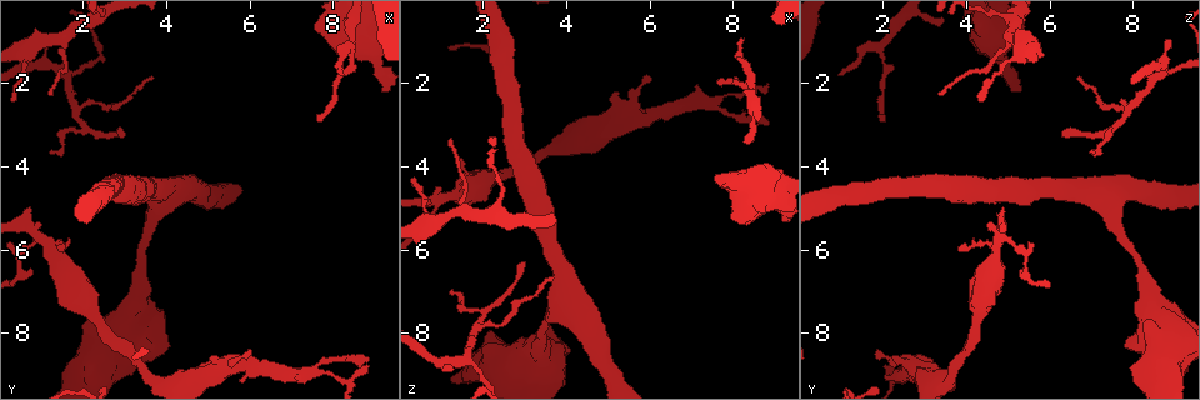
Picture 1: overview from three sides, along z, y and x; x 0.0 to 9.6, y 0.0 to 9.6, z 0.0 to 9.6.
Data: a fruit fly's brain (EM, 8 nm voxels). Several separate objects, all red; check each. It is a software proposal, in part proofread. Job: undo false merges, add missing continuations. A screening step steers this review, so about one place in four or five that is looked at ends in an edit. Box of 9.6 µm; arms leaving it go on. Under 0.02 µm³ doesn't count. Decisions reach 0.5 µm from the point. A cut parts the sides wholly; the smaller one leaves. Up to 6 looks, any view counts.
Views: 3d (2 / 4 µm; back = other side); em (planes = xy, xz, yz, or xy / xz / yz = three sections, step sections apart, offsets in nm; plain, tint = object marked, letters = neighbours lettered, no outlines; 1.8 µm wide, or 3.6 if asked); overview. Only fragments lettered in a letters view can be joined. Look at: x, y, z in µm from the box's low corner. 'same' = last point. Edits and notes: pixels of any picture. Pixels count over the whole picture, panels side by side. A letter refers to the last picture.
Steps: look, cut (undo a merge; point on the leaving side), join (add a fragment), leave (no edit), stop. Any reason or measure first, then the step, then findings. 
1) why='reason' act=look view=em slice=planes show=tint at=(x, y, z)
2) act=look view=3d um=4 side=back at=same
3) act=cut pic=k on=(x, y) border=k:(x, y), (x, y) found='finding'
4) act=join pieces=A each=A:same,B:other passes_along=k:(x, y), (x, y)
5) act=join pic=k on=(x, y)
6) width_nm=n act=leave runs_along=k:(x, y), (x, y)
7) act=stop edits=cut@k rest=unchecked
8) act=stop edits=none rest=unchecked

why='tapers out' act=look view=3d um=4 at=(3.70, 1.95, 6.65)

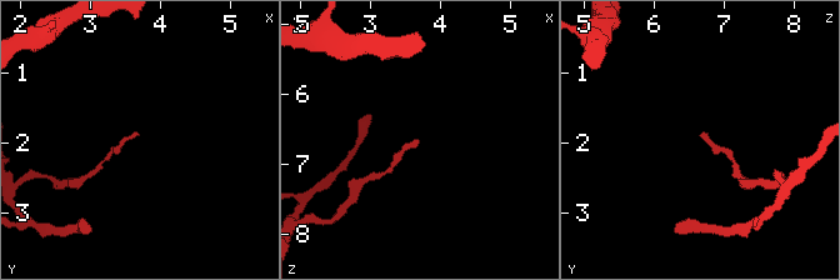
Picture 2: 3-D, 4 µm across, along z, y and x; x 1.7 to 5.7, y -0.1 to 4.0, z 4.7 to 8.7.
why='shape alone is not enough' act=look view=em slice=xy step=8 show=letters at=(3.65, 1.90, 6.60)

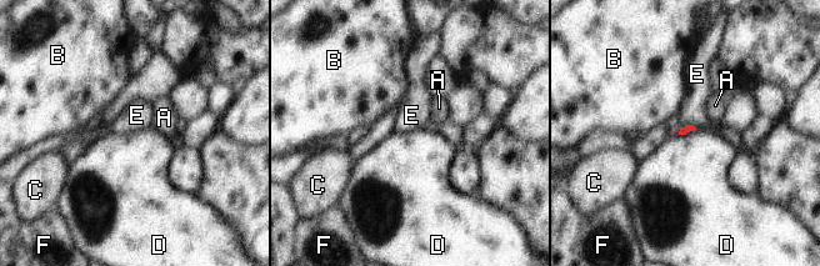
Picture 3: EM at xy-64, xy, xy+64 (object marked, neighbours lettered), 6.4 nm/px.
act=look view=em slice=planes show=letters at=same

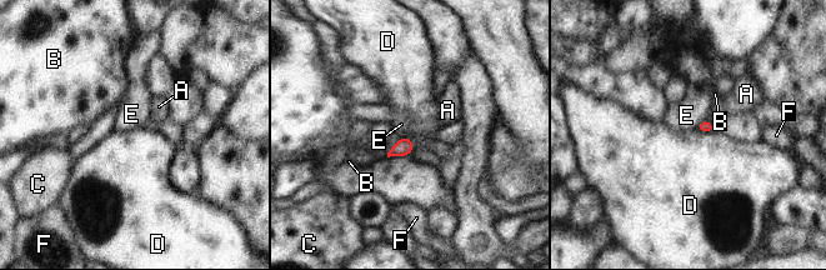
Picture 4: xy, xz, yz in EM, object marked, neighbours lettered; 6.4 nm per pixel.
width_nm=70 act=leave each=A:other,B:other,C:other,D:other,E:other,F:other border=4:(705, 118), (695, 128) found='none of them fits'

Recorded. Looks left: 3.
why='a fork' act=look view=em slice=yz step=16 show=letters at=(0.65, 1.20, 5.30)

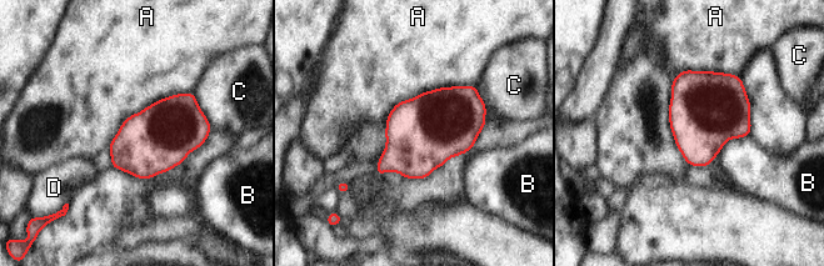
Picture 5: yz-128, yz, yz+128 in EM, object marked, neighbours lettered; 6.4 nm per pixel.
width_nm=380 act=leave each=A:other,B:other,C:other,D:other border=5:(475, 85), (419, 93), (385, 123) found='continuous, no second cell'

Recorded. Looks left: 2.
act=stop edits=none rest=unchecked

